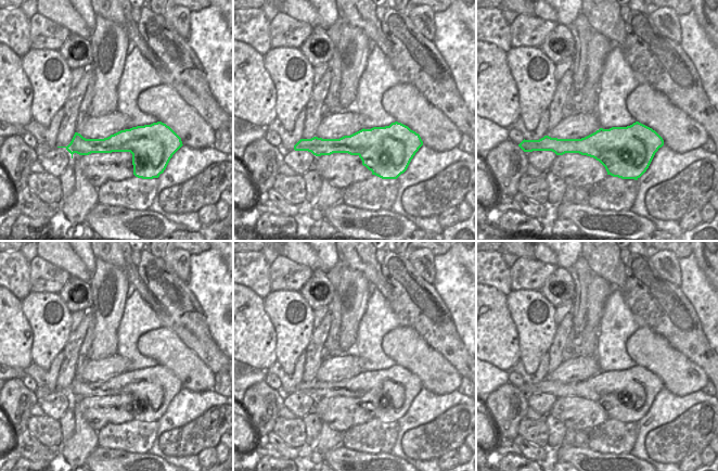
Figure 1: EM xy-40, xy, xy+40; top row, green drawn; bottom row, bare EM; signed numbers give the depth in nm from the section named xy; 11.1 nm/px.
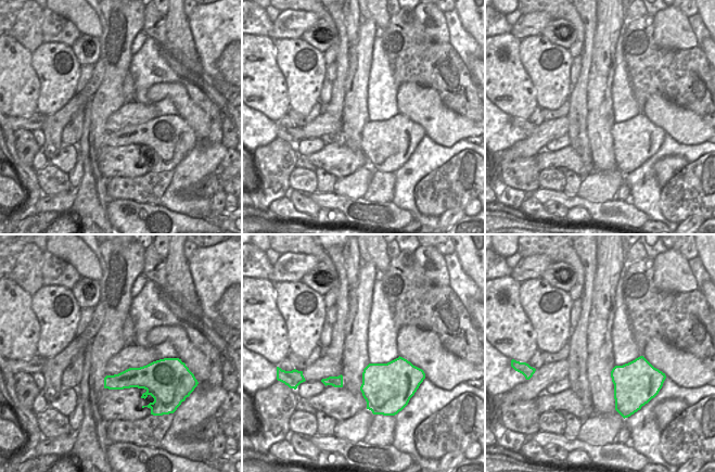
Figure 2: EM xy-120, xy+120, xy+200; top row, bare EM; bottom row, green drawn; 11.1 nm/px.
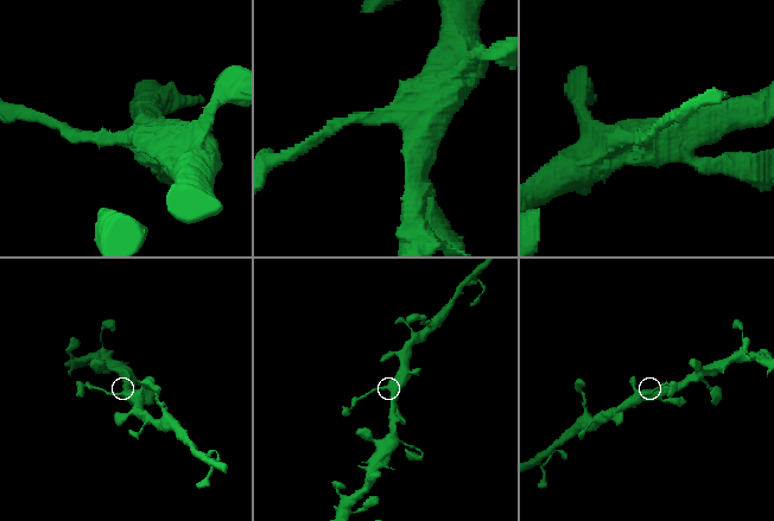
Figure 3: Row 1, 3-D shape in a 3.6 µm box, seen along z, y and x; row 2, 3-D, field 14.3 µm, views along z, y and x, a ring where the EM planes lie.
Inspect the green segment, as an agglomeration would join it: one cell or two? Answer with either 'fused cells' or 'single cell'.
fused cells

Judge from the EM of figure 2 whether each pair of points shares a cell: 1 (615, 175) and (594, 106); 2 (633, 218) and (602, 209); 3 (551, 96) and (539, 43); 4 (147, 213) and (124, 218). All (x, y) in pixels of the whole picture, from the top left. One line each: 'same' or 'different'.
1: different
2: same
3: same
4: same

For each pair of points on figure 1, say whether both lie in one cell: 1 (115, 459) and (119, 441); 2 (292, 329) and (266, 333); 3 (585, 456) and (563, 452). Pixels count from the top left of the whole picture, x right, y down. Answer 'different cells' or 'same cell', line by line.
1: different cells
2: different cells
3: same cell

